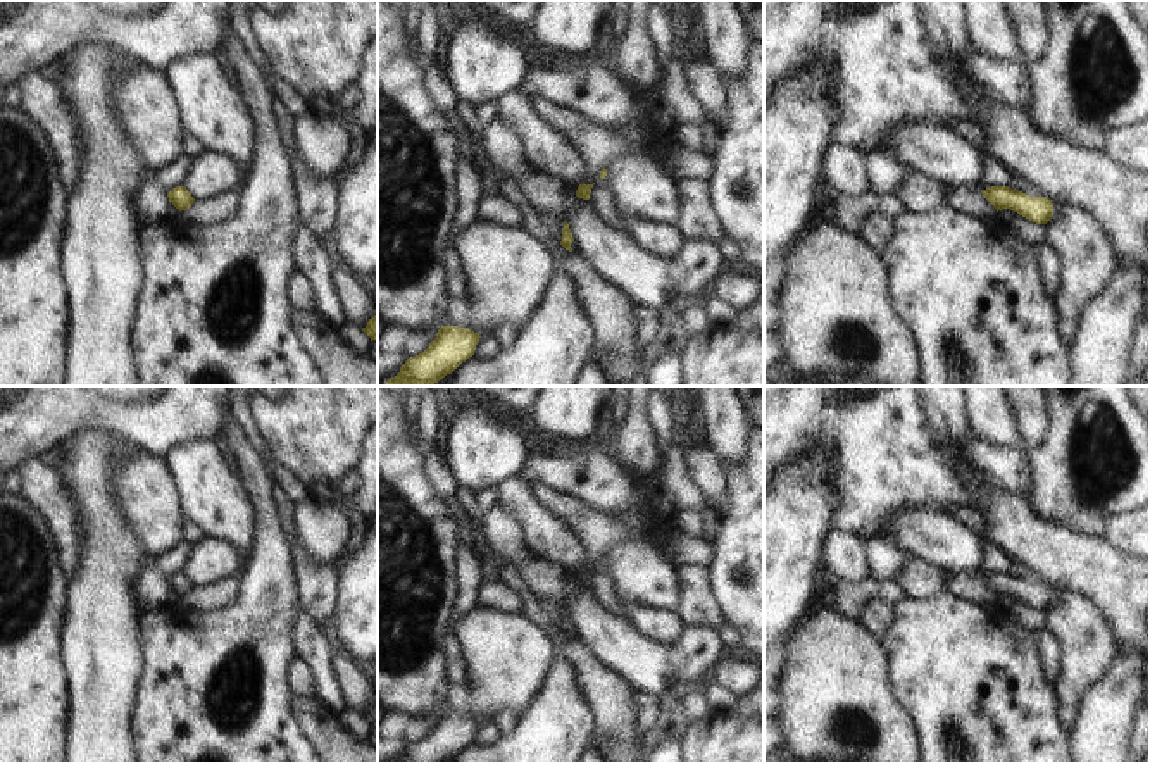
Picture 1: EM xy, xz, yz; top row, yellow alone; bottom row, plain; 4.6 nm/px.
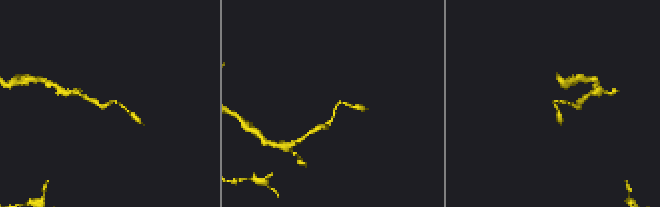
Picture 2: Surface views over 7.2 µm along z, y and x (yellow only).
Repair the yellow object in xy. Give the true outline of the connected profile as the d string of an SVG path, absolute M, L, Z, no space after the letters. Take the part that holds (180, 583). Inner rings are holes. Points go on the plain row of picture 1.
M176 572L169 579L169 588L181 598L190 595L195 590L195 584L184 572Z

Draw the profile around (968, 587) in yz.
M947 572L948 591L969 603L979 607L995 607L997 595L983 583L981 574L972 572Z

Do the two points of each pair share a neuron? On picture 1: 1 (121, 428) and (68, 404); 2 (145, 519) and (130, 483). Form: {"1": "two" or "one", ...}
{"1": "one", "2": "one"}

